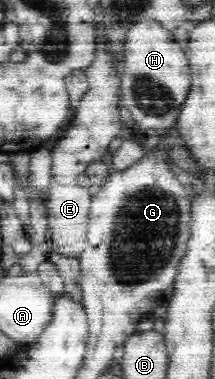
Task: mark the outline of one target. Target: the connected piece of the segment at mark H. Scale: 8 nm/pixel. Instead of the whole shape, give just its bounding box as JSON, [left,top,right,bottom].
[120,20,192,135]

